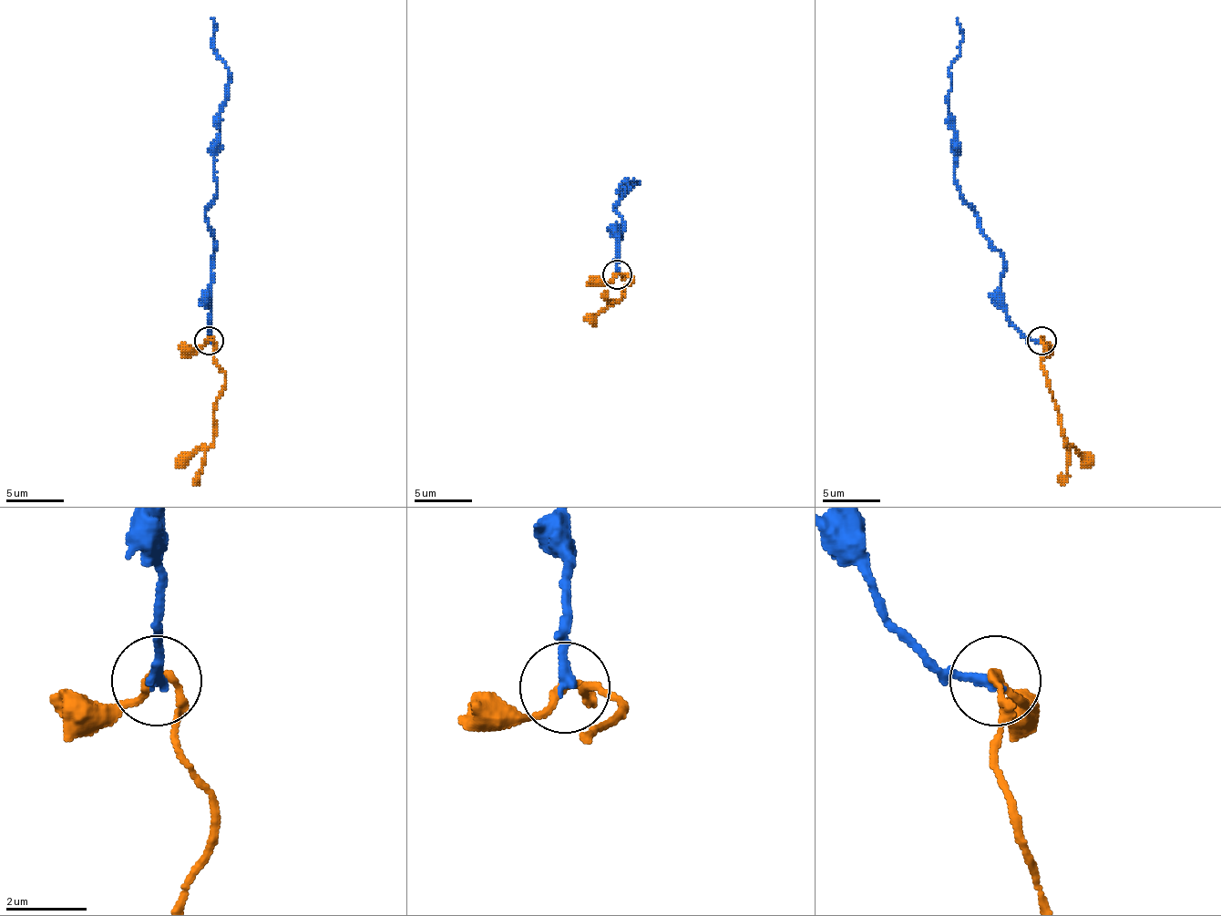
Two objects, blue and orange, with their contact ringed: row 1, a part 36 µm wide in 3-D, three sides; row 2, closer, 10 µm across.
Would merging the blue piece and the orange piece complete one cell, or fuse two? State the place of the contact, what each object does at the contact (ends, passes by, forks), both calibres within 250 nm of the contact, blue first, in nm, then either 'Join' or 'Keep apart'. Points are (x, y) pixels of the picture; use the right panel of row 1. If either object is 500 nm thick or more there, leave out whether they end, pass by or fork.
Place: (1041, 340). At the ring blue ends. At the ring orange passes by. Thickness 260 nm (blue) against 200 nm. Join

